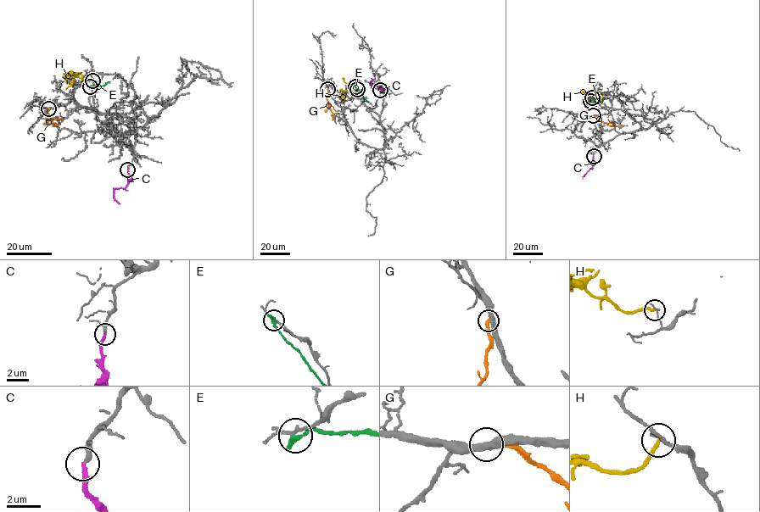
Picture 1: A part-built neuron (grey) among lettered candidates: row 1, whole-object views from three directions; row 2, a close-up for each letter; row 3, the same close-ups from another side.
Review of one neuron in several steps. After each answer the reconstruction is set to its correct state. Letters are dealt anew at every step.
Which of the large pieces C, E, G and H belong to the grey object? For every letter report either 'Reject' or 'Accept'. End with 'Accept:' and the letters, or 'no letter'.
C: Accept
E: Reject
G: Reject
H: Reject
Accept: C

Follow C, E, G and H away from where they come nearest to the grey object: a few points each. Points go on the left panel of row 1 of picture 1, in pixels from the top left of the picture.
C: (127, 169), (128, 184), (113, 190), (113, 197), (120, 203)
E: (90, 86), (103, 86), (109, 81)
G: (48, 108), (47, 123), (55, 125), (55, 123)
H: (92, 80), (72, 76), (73, 82), (65, 90)

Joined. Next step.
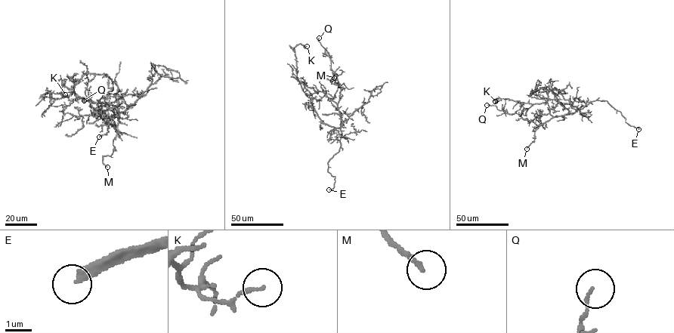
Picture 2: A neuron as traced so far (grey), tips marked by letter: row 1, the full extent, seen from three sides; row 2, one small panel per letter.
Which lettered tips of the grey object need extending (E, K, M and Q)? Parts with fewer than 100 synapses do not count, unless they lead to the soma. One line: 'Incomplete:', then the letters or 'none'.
Incomplete: E

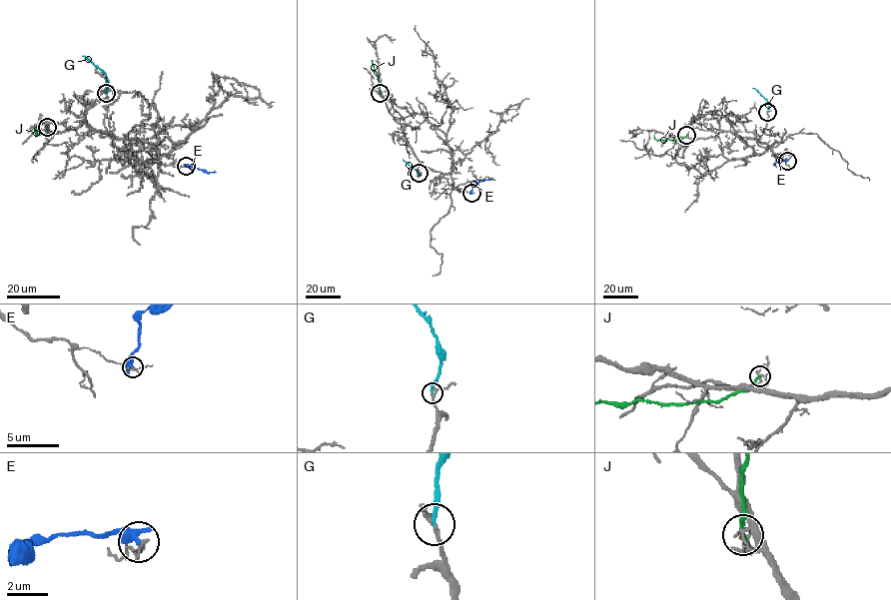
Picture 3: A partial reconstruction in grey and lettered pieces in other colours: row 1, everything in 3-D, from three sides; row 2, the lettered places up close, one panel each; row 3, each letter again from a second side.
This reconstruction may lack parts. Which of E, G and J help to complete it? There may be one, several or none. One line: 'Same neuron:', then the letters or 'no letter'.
Same neuron: G

